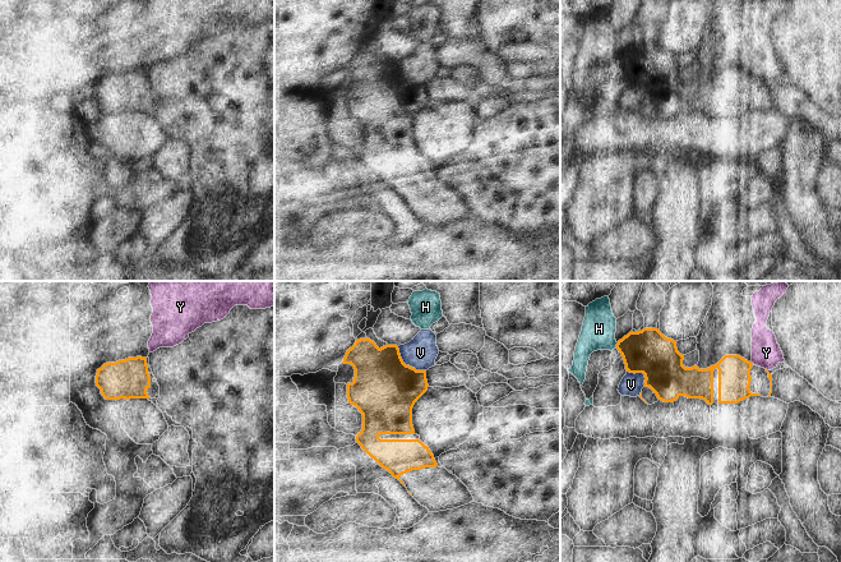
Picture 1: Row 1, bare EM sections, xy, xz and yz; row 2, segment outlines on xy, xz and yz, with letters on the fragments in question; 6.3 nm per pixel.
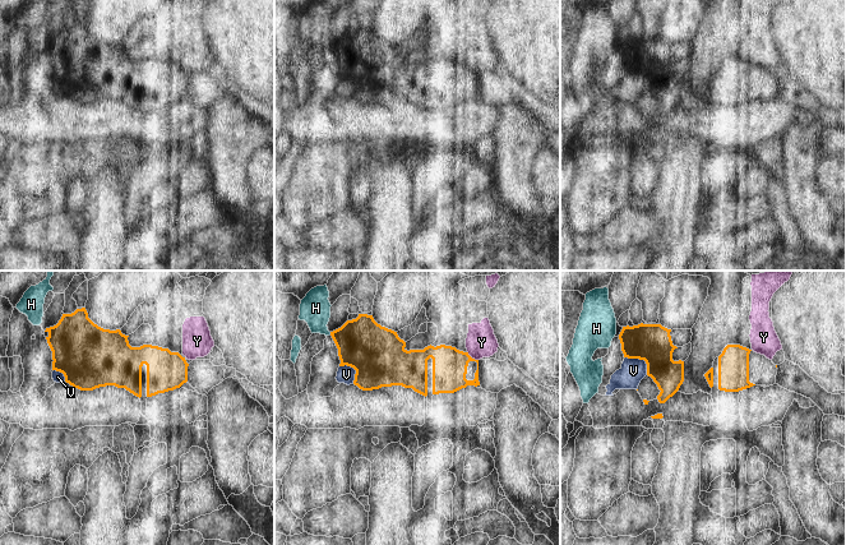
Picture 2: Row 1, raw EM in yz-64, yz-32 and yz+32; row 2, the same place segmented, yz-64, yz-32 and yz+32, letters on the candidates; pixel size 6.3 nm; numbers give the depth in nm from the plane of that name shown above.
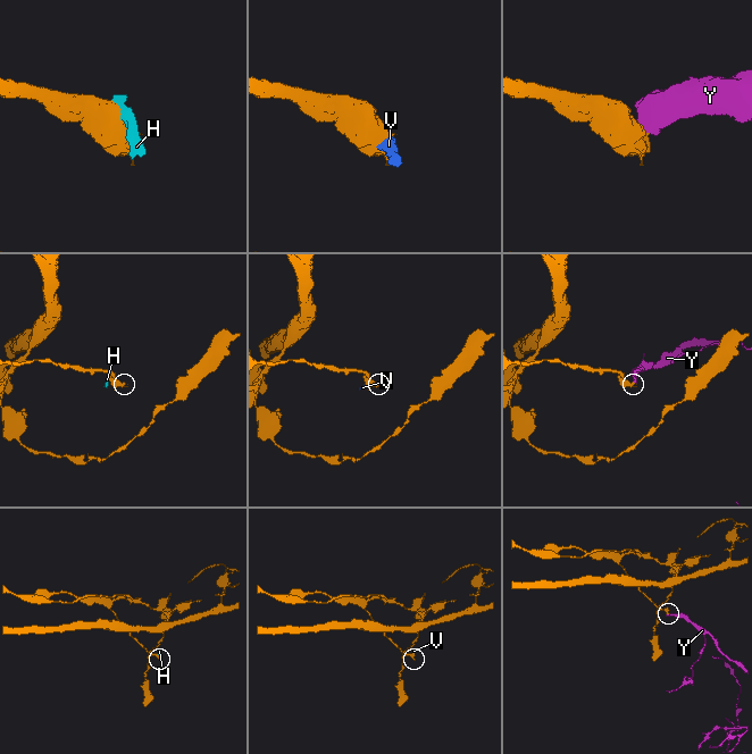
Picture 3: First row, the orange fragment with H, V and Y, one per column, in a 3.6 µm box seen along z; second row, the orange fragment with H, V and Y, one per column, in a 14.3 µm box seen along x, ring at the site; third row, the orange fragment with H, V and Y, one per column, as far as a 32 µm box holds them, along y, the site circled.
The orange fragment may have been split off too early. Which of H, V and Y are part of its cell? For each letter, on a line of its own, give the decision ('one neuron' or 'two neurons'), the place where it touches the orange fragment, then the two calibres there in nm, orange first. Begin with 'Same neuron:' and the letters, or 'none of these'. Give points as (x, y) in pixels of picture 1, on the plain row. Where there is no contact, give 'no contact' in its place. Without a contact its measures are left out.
Same neuron: none of these
H: two neurons | yz (617, 59) | 280/220 nm
V: two neurons | xz (407, 79) | 420/200 nm
Y: two neurons | no contact

